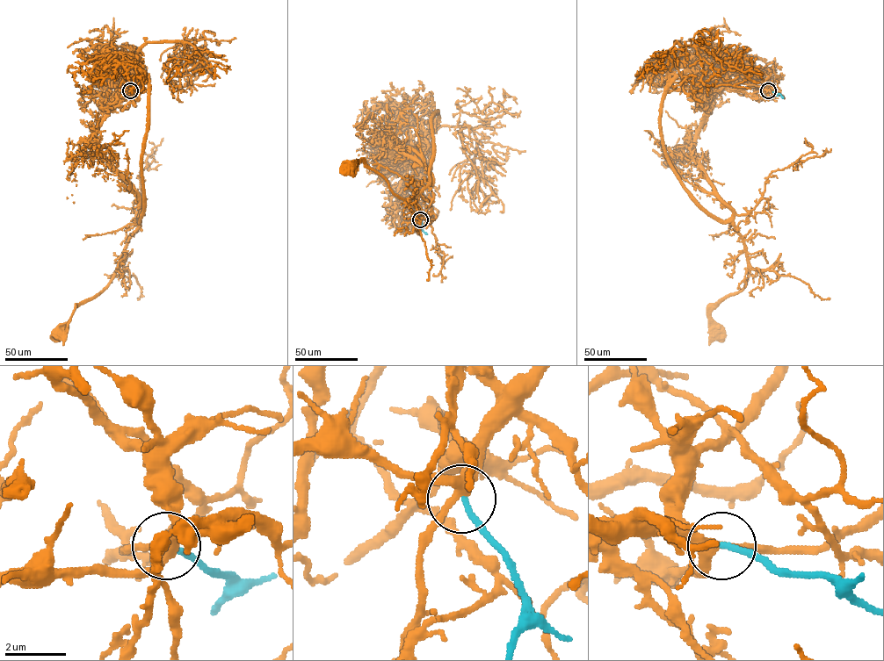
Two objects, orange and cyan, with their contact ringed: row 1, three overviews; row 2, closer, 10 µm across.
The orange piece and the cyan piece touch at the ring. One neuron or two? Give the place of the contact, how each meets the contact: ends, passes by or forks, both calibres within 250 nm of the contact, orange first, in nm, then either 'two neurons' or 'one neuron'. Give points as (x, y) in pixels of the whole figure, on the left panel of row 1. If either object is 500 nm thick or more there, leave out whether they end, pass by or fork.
at (130, 90); orange forks there; cyan ends there; 280 nm thick on the orange side, 180 nm on the other; one neuron

